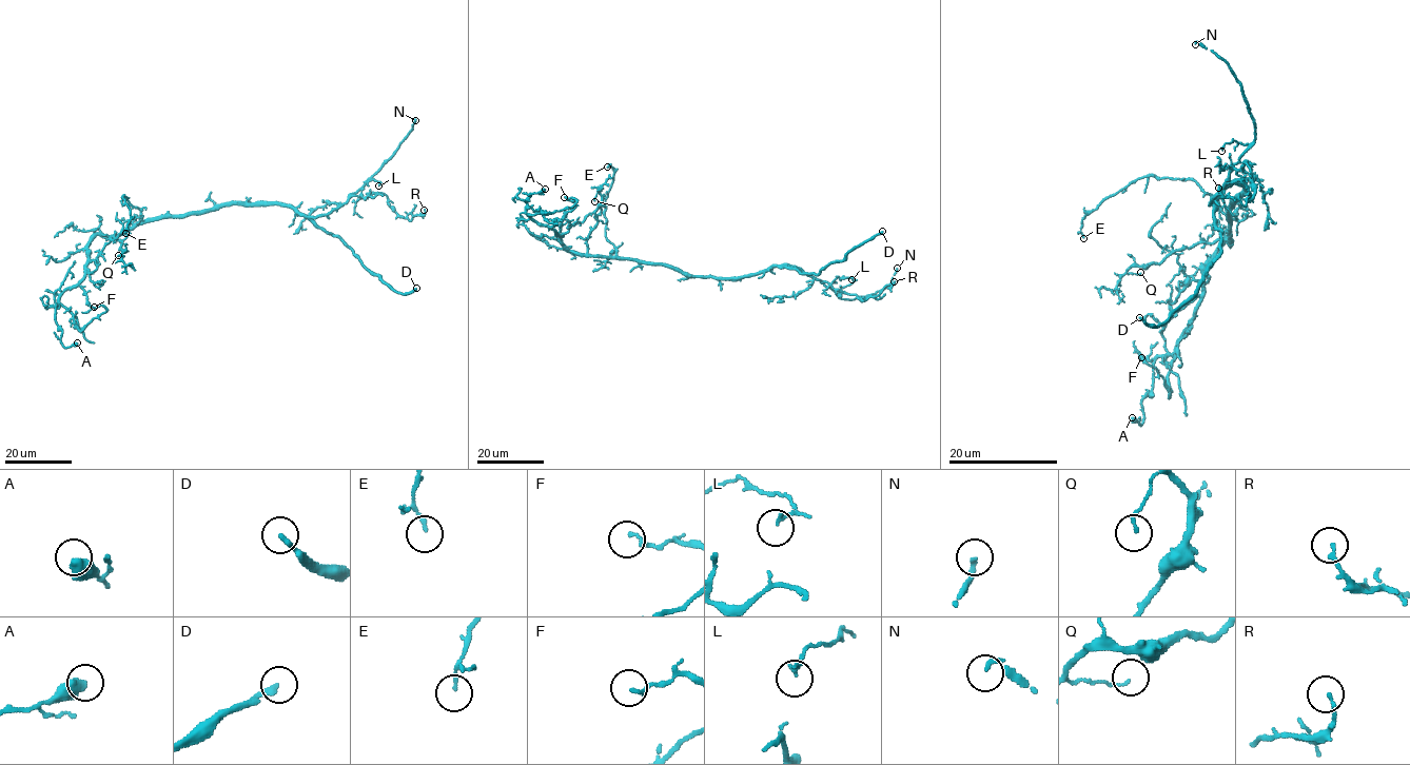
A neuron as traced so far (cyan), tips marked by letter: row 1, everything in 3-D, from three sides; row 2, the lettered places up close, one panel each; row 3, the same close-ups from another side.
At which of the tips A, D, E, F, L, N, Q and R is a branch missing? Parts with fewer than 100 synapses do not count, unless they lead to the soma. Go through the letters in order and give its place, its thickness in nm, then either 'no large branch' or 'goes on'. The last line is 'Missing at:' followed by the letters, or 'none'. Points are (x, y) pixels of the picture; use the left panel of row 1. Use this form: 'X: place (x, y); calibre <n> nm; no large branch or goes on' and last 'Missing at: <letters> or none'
A: place (77, 342); calibre 550 nm; no large branch
D: place (416, 288); calibre 220 nm; goes on
E: place (125, 233); calibre 120 nm; no large branch
F: place (94, 307); calibre 140 nm; no large branch
L: place (378, 185); calibre 90 nm; no large branch
N: place (415, 120); calibre 180 nm; no large branch
Q: place (118, 255); calibre 100 nm; no large branch
R: place (424, 210); calibre 140 nm; no large branch
Missing at: D

